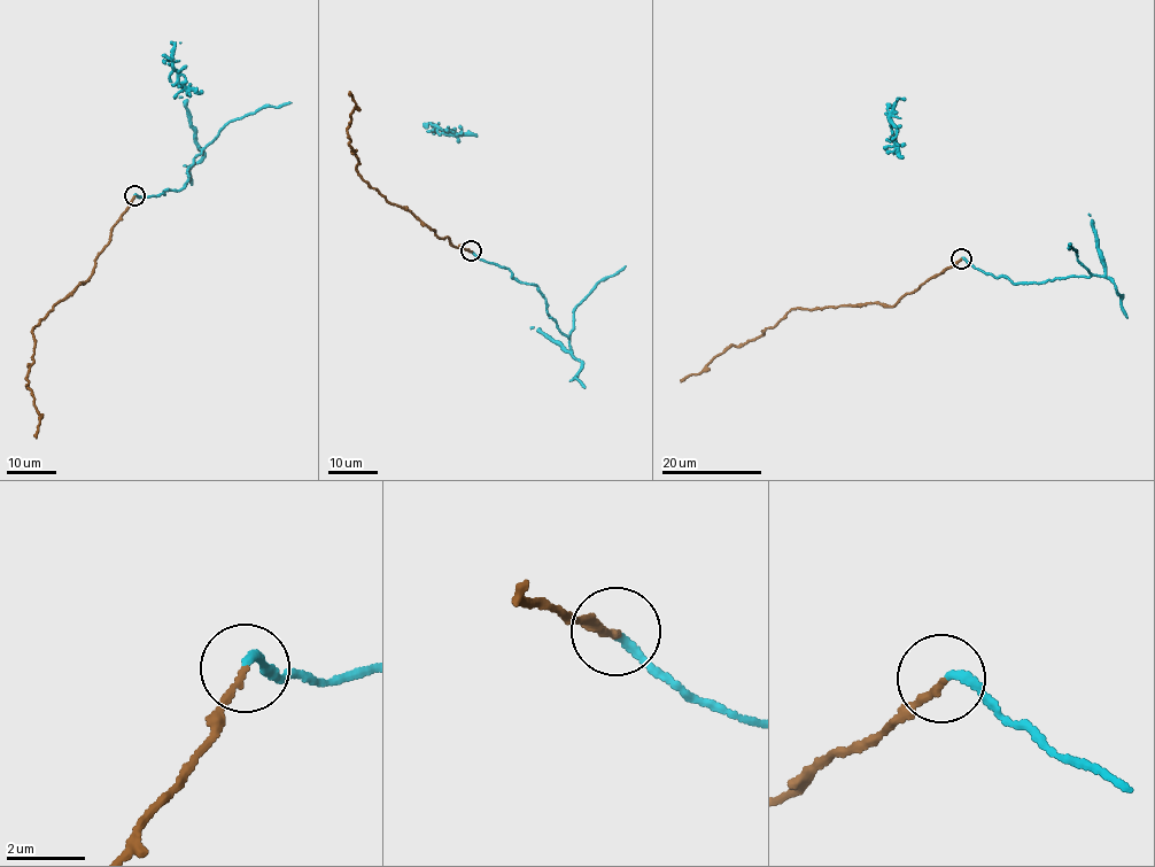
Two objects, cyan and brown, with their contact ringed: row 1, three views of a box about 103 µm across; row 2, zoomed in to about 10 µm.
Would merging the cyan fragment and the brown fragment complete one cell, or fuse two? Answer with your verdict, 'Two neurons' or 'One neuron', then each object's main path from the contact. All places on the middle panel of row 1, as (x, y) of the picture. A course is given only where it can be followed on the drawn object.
One neuron. Course of cyan: (471, 252), (535, 285), (548, 314), (568, 337), (572, 311), (625, 265). Course of brown: (471, 252), (440, 238), (358, 172), (347, 128), (356, 105), (350, 92)

